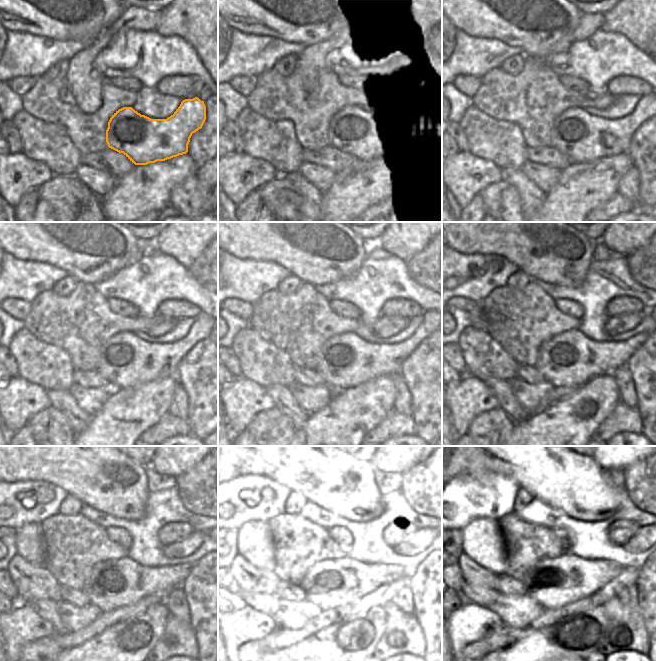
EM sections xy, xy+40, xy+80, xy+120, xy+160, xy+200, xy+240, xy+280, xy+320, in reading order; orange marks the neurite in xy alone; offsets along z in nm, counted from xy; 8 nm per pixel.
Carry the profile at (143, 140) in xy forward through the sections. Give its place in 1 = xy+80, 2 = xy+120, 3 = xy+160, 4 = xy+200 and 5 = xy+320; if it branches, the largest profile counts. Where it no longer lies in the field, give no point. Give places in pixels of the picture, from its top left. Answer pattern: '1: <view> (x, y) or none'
1: xy+80 (582, 137)
2: xy+120 (126, 360)
3: xy+160 (347, 360)
4: xy+200 (570, 359)
5: xy+320 (553, 583)

